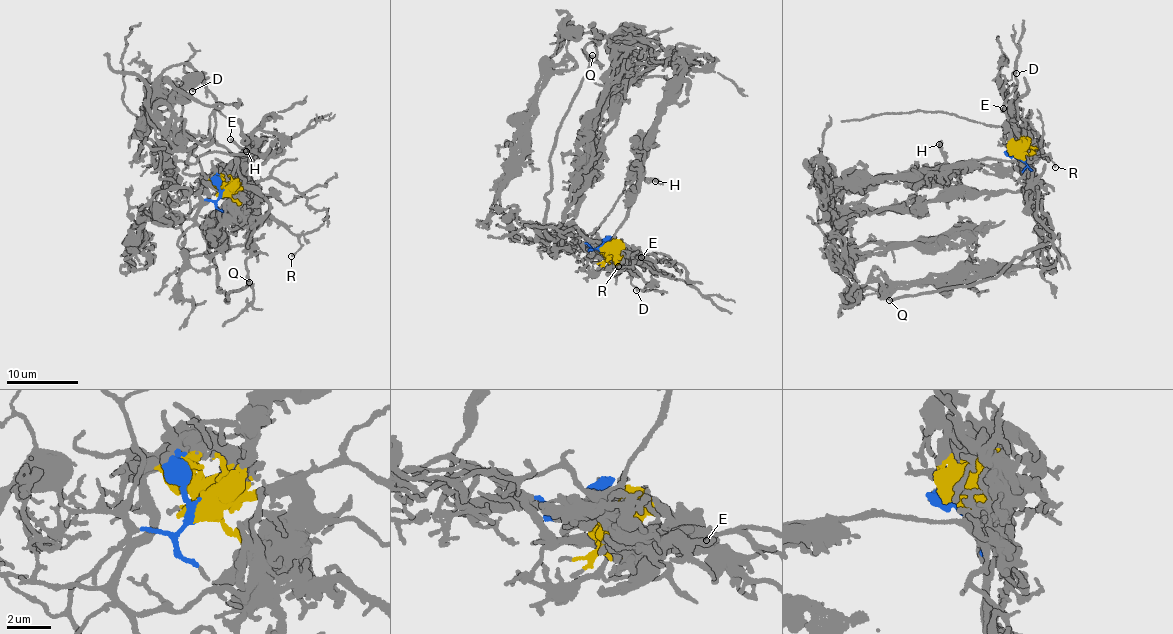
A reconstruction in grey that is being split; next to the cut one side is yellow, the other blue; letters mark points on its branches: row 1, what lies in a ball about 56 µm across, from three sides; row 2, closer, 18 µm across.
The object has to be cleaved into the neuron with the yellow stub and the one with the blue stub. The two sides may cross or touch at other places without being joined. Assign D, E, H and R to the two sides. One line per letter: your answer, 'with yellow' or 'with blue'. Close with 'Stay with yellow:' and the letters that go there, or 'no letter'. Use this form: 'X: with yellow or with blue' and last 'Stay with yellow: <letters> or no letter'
D: with blue
E: with yellow
H: with blue
R: with yellow
Stay with yellow: E, R

